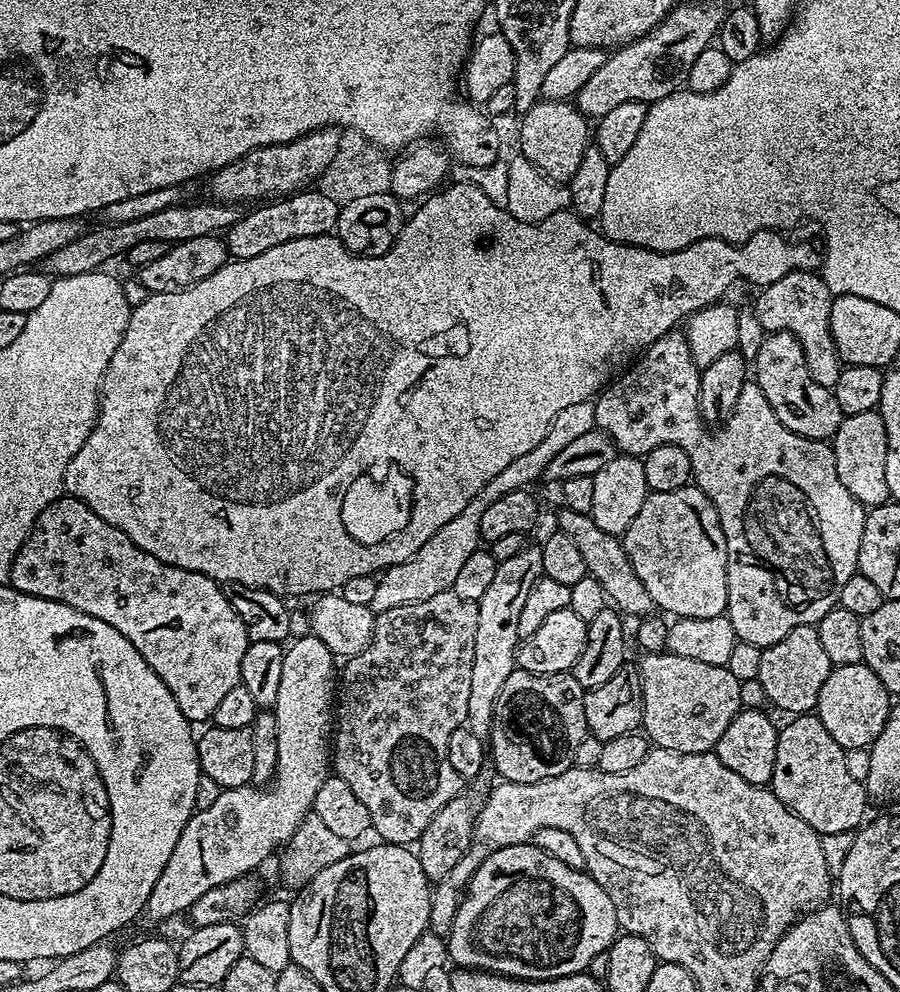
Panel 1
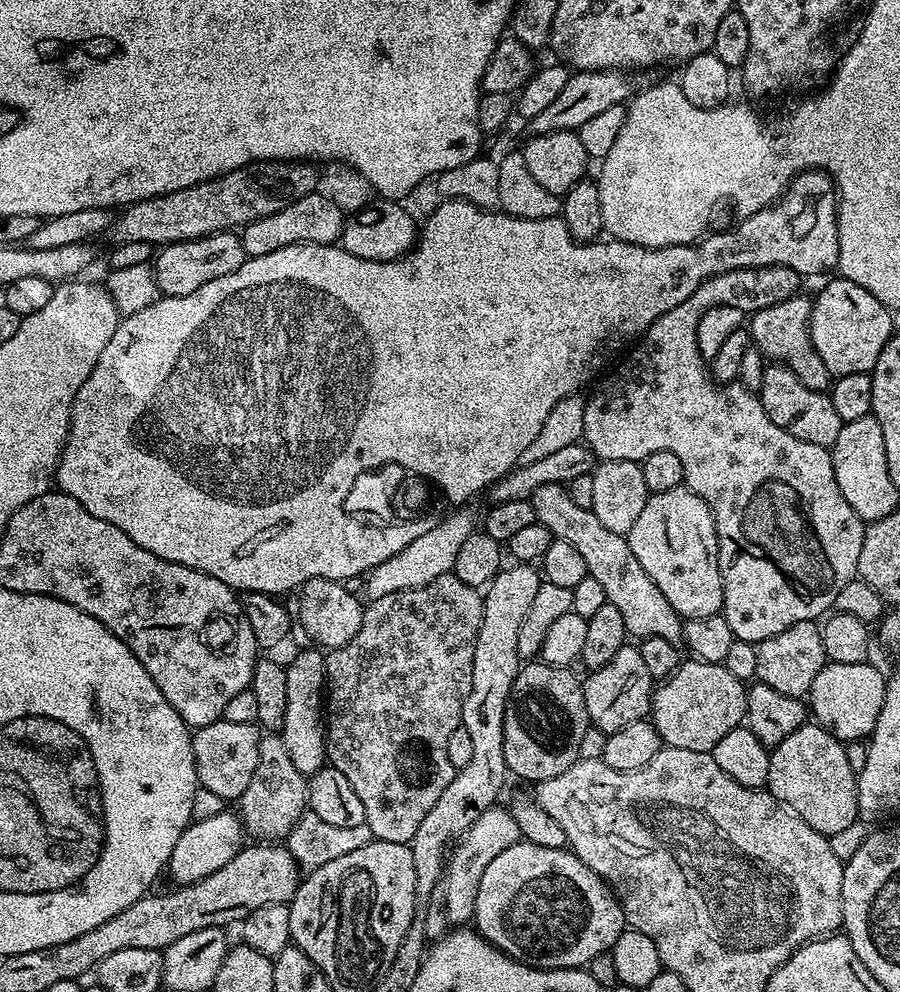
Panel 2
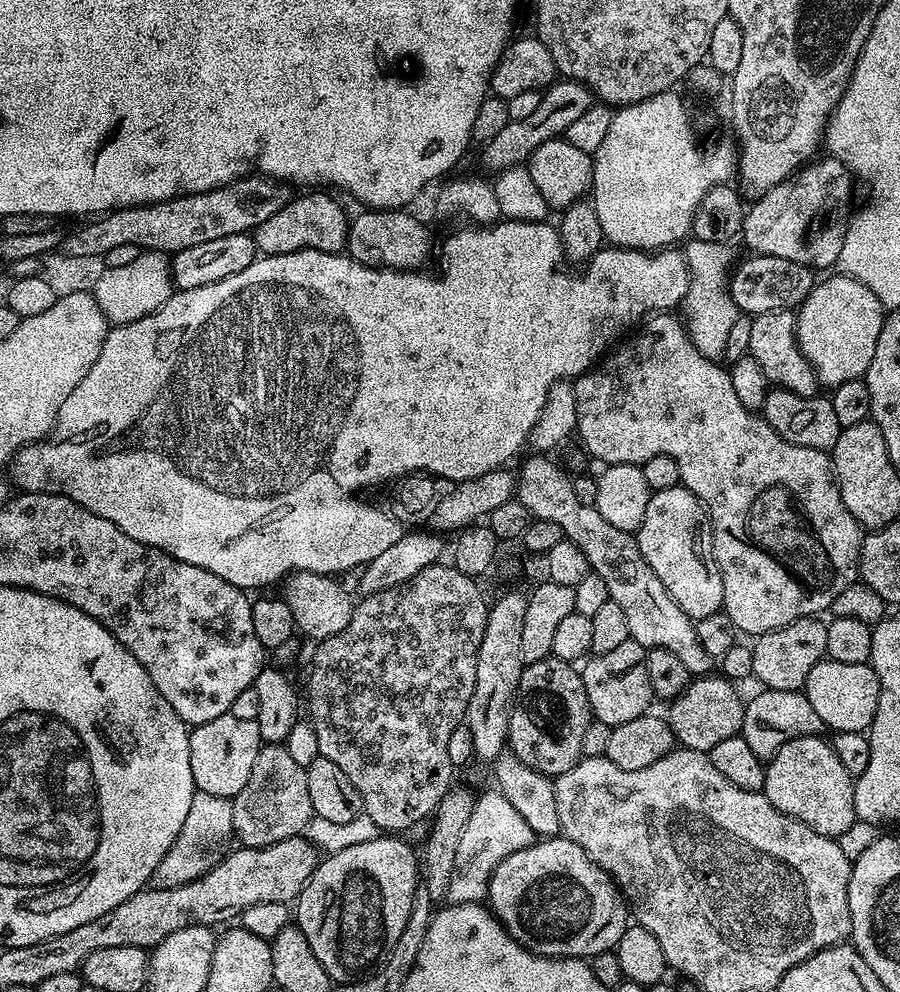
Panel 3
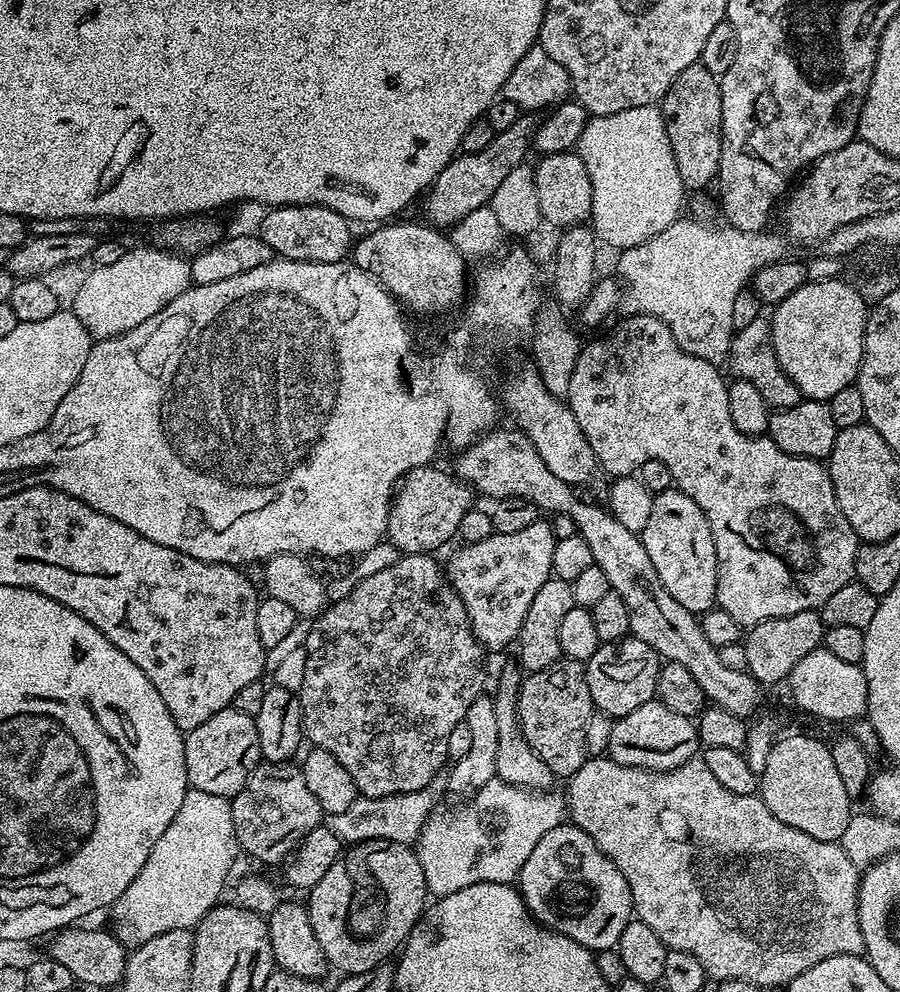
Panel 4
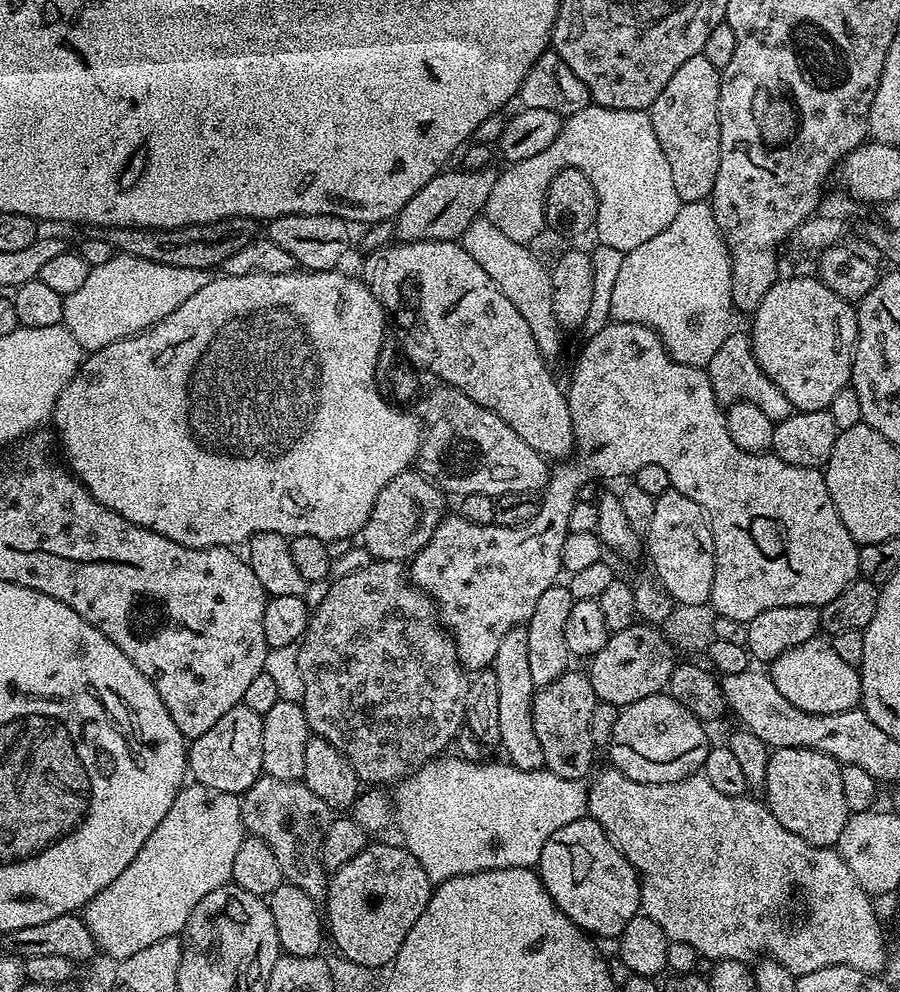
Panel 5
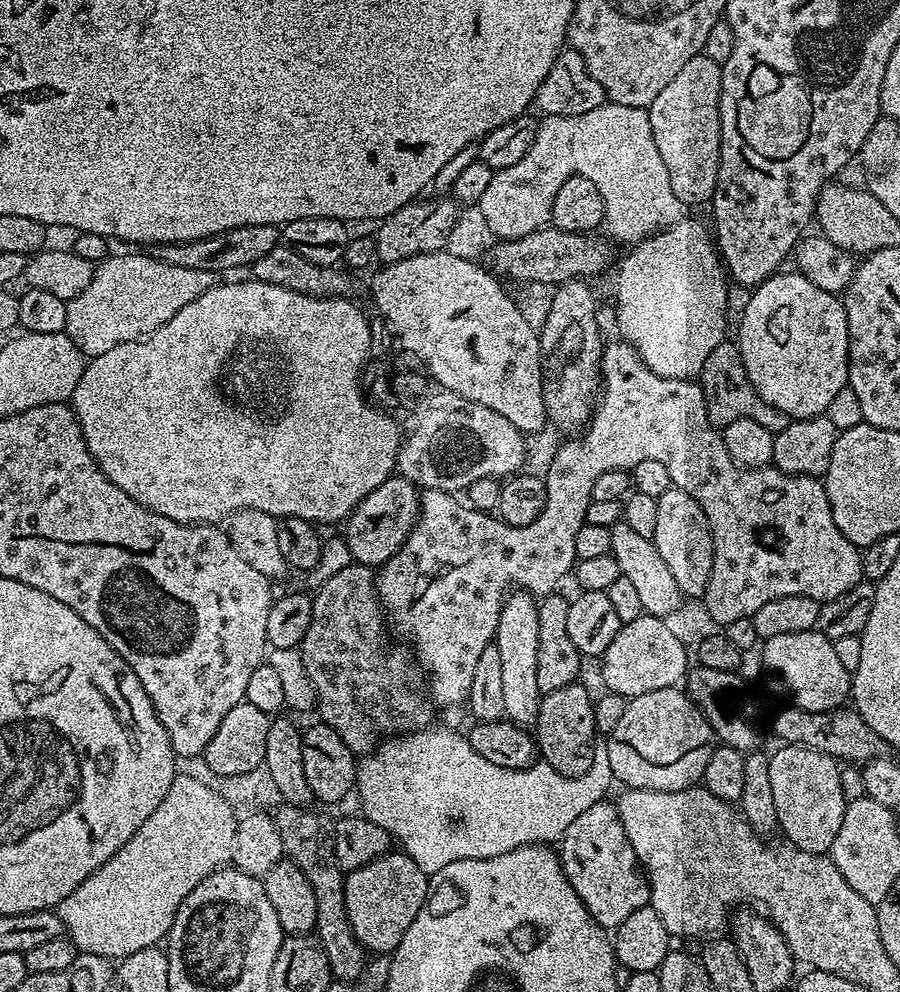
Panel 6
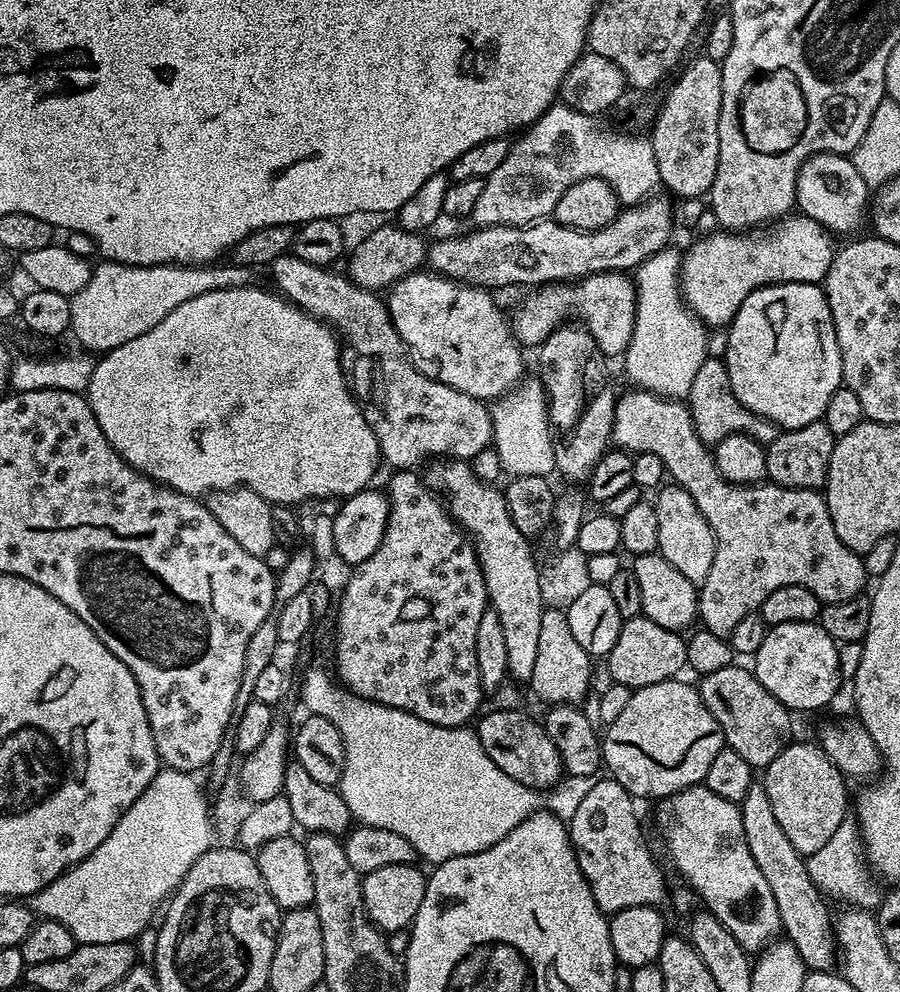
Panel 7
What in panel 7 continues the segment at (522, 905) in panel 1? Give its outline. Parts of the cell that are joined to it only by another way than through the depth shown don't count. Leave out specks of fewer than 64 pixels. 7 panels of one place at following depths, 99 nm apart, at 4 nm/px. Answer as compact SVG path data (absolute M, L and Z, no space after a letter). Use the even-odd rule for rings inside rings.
M600 778L590 794L582 798L570 821L572 849L576 851L578 866L594 894L594 902L598 902L606 914L630 906L663 905L668 892L664 872L656 865L644 841L644 832L636 817L636 804L634 797L617 780Z

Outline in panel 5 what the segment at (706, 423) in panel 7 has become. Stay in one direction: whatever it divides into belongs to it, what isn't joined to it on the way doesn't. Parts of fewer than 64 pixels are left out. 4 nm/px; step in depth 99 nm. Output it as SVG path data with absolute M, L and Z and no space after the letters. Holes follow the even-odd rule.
M729 331L726 342L718 346L718 354L710 358L706 371L710 378L710 386L714 390L714 398L721 406L751 402L753 406L759 406L766 418L770 418L775 424L792 416L794 409L790 398L786 398L786 394L782 394L782 390L778 390L778 386L770 382L762 366L758 366L758 358L754 358L752 341L747 331Z

